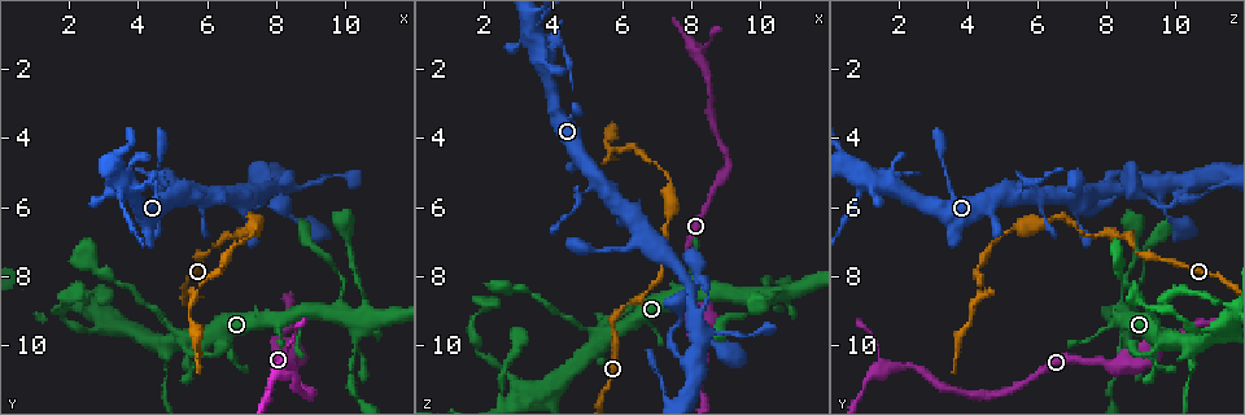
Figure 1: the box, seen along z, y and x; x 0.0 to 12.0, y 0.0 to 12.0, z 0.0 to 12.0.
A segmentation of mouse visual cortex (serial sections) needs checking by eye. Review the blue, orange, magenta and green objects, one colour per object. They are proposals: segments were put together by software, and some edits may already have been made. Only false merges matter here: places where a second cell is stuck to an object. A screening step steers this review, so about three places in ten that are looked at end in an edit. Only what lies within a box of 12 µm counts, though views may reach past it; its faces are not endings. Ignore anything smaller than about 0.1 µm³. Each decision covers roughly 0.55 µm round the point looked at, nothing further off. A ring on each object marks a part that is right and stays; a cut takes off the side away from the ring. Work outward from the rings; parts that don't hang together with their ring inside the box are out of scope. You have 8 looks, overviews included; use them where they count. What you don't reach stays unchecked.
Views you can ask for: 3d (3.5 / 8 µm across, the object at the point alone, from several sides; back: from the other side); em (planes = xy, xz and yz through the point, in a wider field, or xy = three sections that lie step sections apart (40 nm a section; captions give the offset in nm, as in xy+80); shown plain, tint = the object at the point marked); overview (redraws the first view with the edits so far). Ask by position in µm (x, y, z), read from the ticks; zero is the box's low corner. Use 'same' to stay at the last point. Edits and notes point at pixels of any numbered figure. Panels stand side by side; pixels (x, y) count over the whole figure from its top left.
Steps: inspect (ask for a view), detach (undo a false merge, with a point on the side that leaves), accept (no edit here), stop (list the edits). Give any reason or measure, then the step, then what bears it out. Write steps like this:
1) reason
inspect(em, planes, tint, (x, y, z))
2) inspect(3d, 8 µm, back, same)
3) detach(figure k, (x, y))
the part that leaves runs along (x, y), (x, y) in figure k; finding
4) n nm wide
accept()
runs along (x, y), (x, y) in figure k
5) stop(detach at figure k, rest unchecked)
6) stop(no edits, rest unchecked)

thick turns thin
inspect(3d, 3.5 µm, (7.0, 7.0, 4.9))

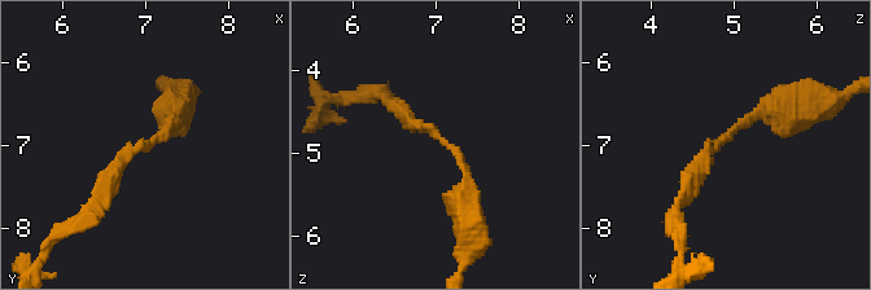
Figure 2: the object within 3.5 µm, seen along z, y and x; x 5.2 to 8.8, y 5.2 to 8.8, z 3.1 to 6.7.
arms of 200, 200 nm; need the tissue
inspect(em, xy, step 3, tint, (7.05, 6.95, 4.80))

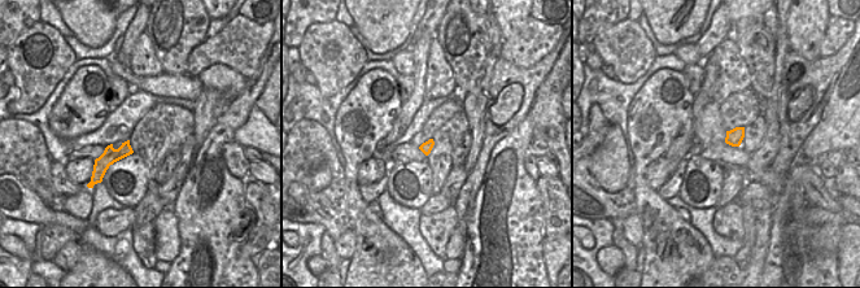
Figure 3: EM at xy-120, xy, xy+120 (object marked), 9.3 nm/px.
detach(figure 2, (700, 159))
the part that leaves runs along (718, 139), (675, 207), (675, 227) in figure 2; two cells meet here

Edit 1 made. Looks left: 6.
small branch off a trunk
inspect(3d, 8 µm, (5.5, 9.8, 9.8))

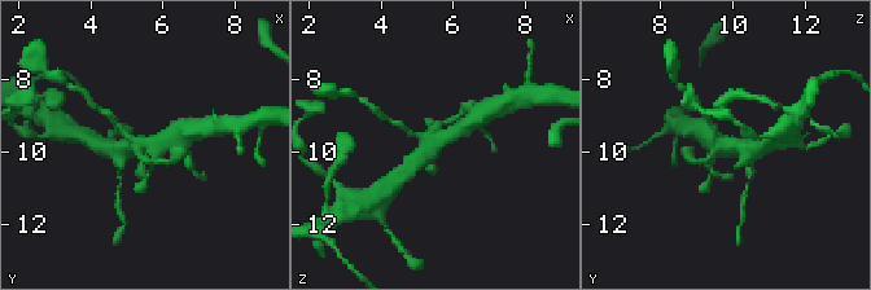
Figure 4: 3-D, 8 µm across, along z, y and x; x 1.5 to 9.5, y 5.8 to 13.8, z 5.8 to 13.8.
need the tissue
inspect(em, xy, step 2, tint, (5.4, 9.9, 9.9))

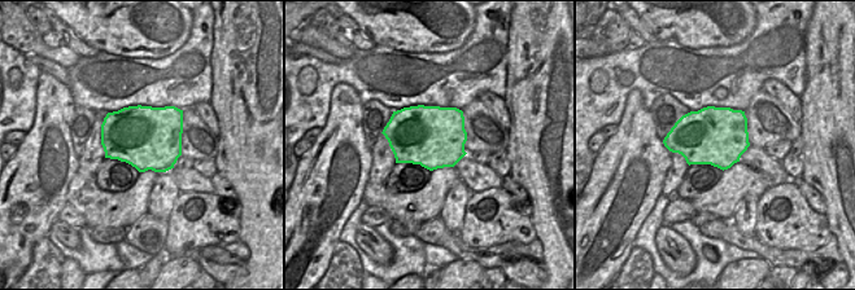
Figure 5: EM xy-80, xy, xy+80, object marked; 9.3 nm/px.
accept()
runs along (464, 127), (445, 136), (406, 171) in figure 4; all the same cell

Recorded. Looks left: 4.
calibre changes
inspect(3d, 3.5 µm, (10.3, 9.9, 8.6))

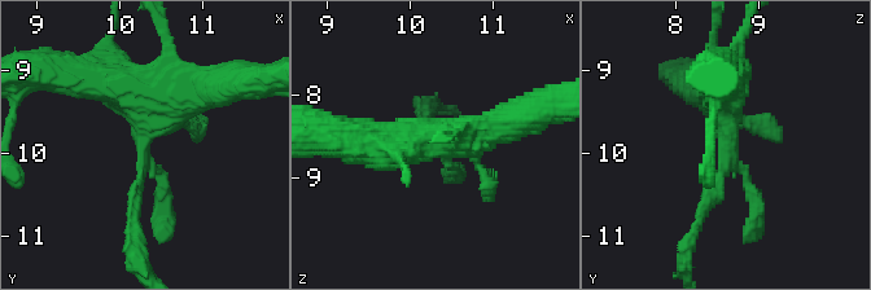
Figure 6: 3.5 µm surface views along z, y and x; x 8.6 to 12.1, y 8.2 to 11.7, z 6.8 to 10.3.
inspect(em, xy, step 5, tint, (10.25, 9.95, 8.65))

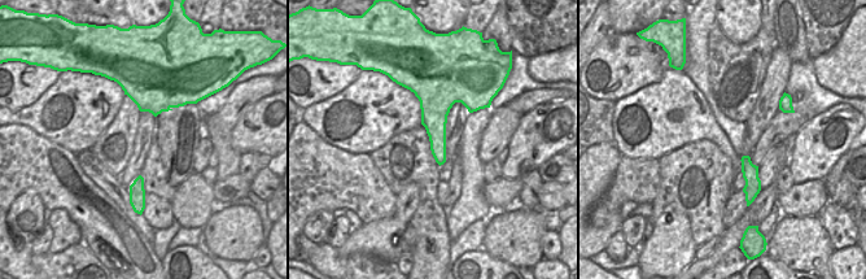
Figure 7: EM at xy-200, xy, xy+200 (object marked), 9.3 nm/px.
accept()
runs along (723, 82), (727, 157), (697, 225) in figure 6; one cell here

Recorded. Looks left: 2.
stop(detach at figure 2, rest unchecked)

